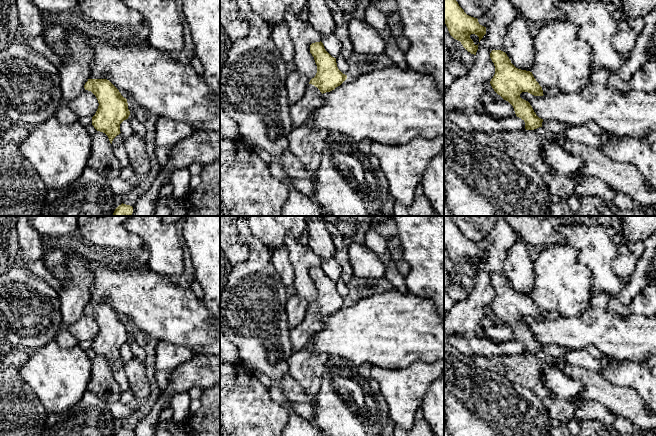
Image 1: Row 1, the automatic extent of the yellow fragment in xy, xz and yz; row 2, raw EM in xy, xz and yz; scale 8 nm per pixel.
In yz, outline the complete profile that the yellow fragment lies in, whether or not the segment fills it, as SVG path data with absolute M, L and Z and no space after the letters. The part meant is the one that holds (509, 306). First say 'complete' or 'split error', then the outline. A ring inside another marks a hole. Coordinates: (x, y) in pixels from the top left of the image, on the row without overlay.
split error; M492 274L490 282L495 290L495 298L490 305L494 315L514 332L517 341L525 346L526 354L542 351L543 343L534 336L530 327L520 321L522 316L534 320L556 320L556 311L541 311L532 296L516 292L507 278L501 274Z

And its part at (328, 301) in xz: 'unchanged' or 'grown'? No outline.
grown

